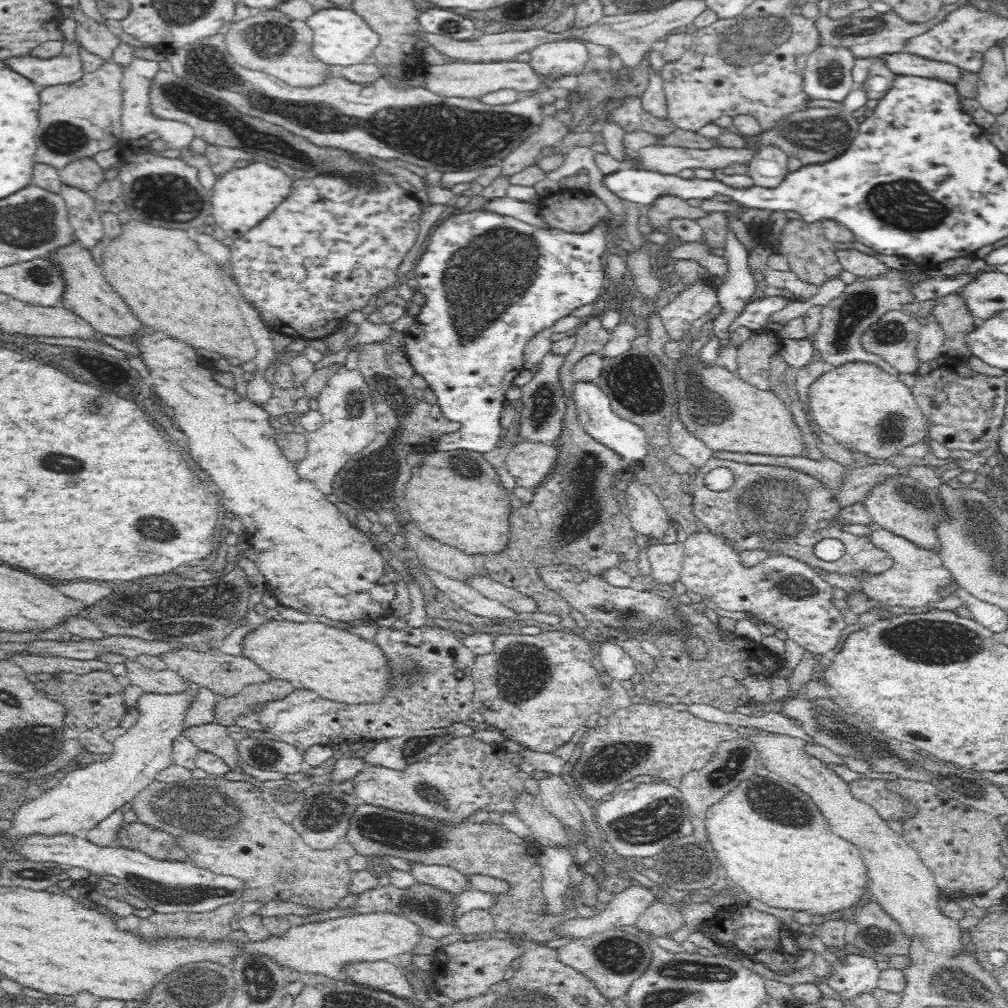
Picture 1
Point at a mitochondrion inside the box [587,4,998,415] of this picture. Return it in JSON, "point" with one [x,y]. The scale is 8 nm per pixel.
{"point":[889,203]}

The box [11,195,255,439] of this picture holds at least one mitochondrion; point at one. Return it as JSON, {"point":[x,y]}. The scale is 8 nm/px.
{"point":[43,274]}

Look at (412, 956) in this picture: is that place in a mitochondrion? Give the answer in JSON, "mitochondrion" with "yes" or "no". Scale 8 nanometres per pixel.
{"mitochondrion":"no"}

